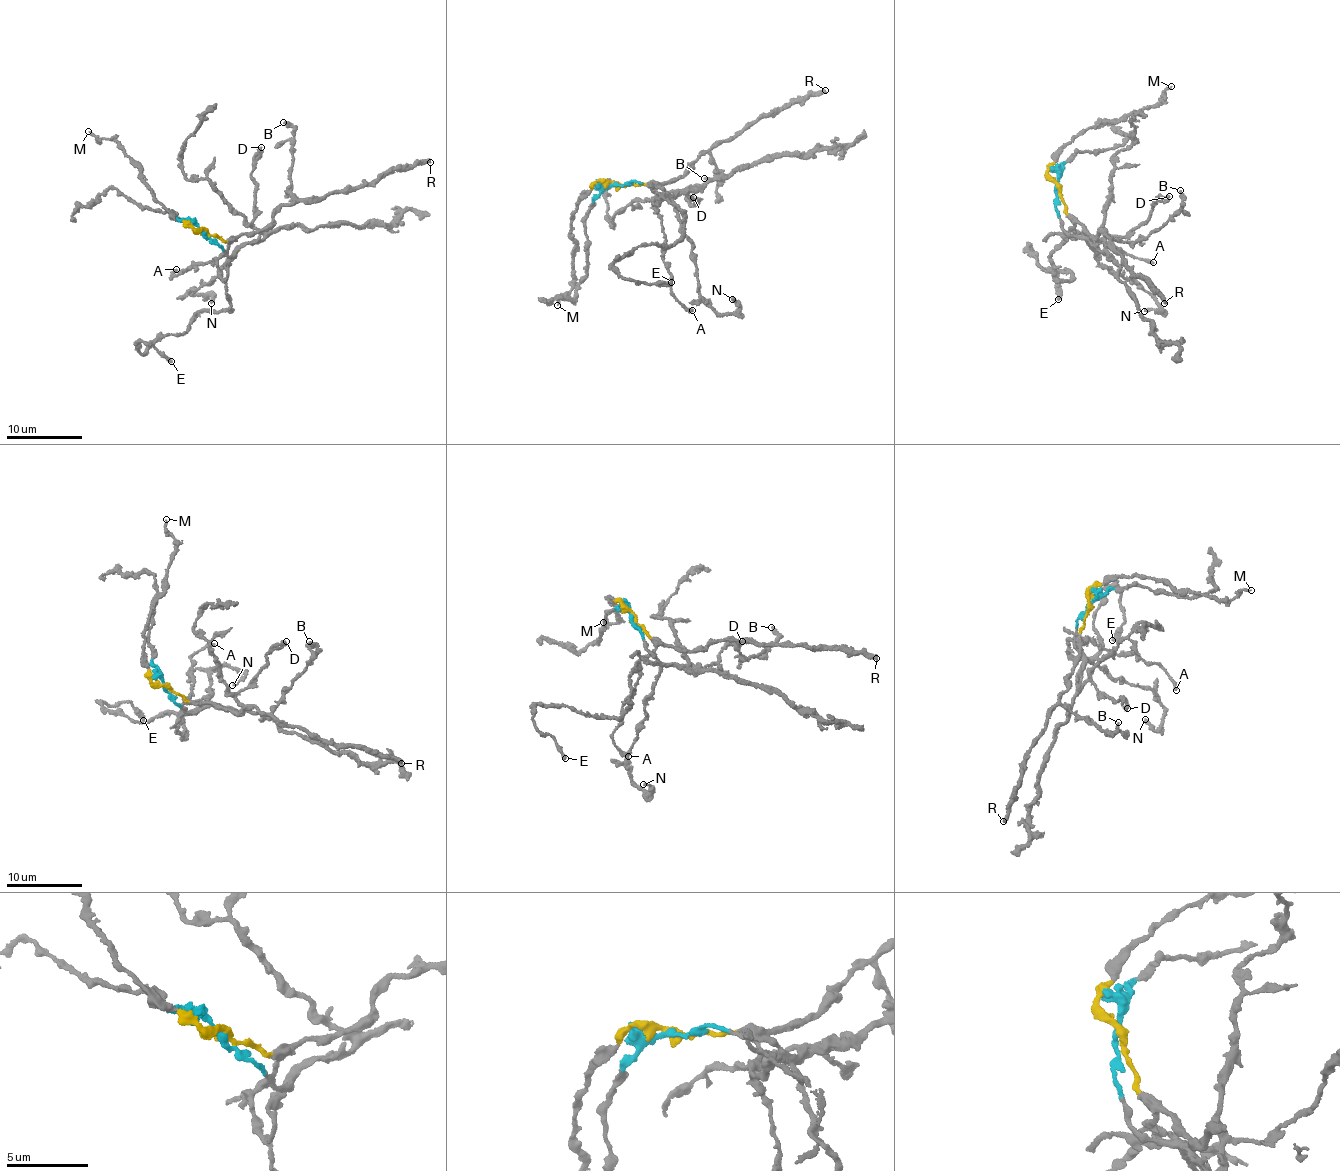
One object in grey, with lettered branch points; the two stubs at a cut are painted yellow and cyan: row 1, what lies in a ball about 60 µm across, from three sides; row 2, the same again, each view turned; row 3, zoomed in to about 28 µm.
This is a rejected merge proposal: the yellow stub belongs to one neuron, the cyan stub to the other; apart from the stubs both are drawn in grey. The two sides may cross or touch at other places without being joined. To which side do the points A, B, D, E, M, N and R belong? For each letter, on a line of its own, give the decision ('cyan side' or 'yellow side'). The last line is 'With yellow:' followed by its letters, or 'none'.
A: yellow side
B: yellow side
D: cyan side
E: yellow side
M: yellow side
N: cyan side
R: yellow side
With yellow: A, B, E, M, R

